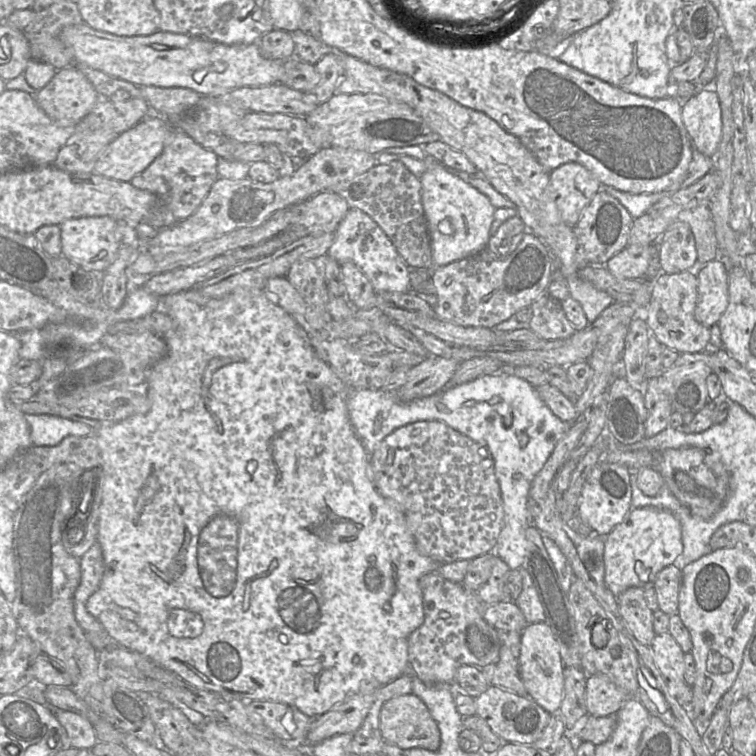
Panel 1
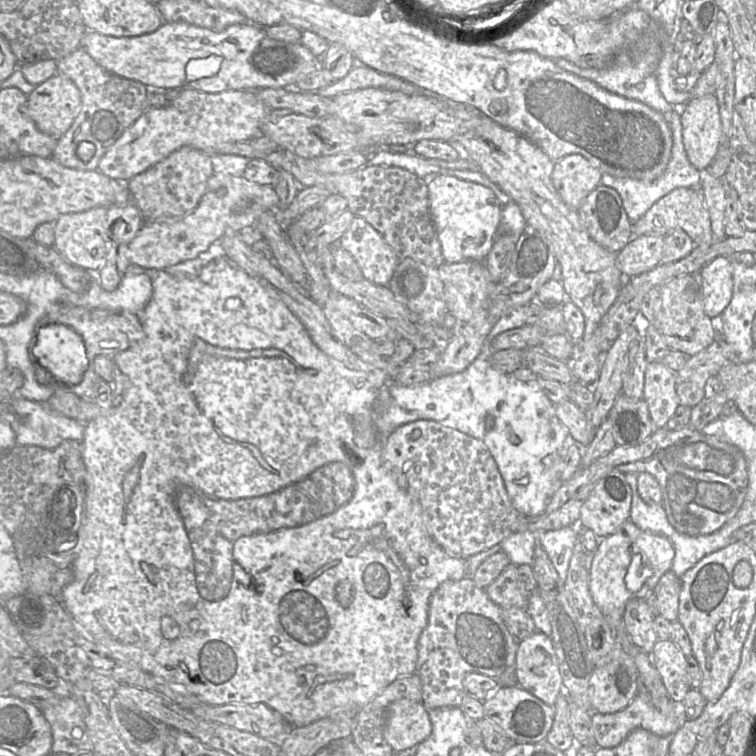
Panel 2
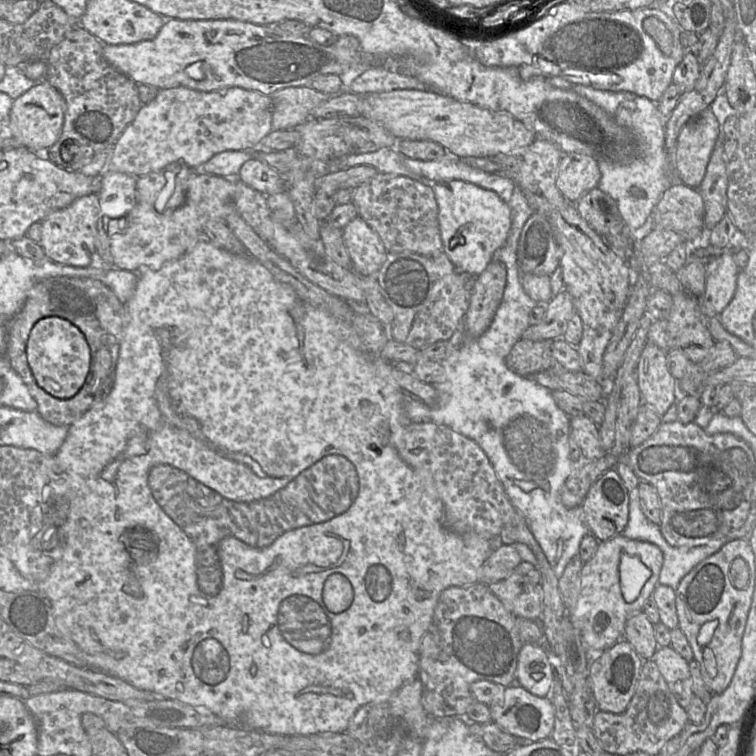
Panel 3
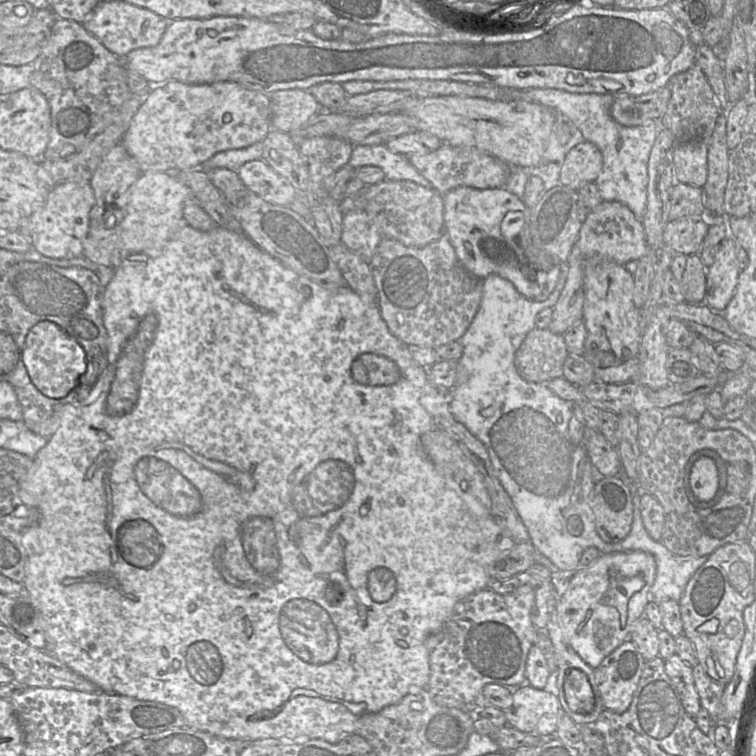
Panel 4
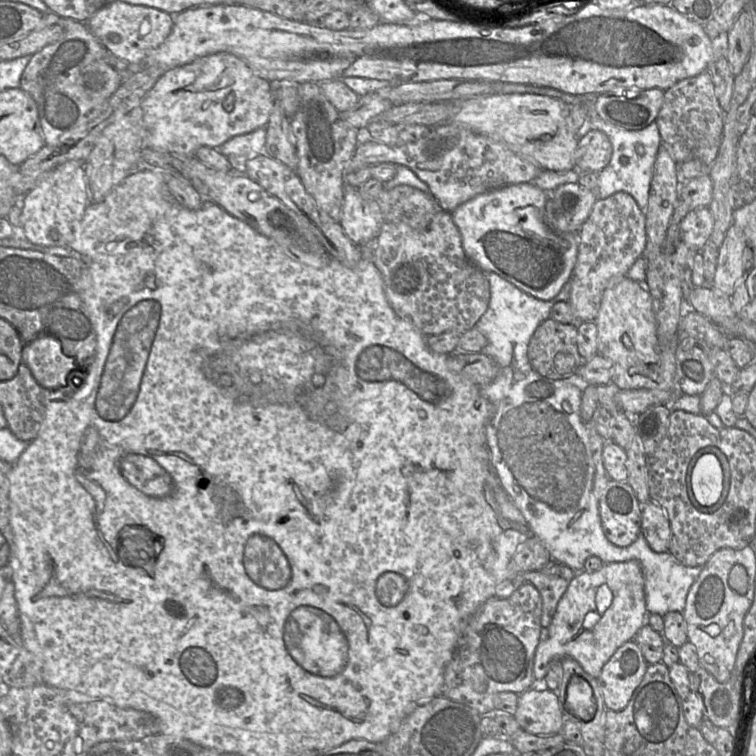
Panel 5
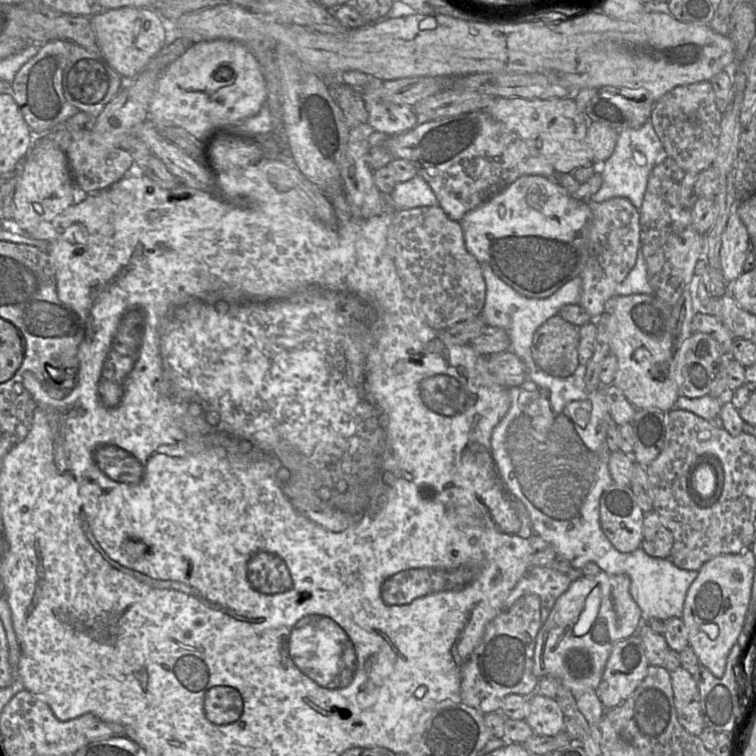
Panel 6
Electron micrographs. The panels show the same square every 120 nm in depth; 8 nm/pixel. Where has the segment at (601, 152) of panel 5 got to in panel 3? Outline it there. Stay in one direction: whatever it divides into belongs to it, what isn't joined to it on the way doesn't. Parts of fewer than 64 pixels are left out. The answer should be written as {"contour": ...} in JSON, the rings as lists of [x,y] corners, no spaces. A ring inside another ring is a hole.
{"contour":[[[563,153],[558,167],[556,186],[570,202],[577,202],[585,193],[598,186],[601,171],[597,158],[583,153]]]}

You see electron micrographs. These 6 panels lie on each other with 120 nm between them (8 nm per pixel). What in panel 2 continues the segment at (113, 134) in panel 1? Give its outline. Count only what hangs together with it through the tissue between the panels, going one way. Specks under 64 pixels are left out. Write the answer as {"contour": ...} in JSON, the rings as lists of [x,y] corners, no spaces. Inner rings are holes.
{"contour":[[[81,47],[57,61],[57,74],[74,82],[81,92],[82,103],[70,129],[57,140],[52,158],[64,167],[97,170],[107,149],[149,108],[147,87],[138,81],[108,72]],[[83,141],[95,146],[94,155],[88,161],[81,160],[77,155],[78,145]]]}

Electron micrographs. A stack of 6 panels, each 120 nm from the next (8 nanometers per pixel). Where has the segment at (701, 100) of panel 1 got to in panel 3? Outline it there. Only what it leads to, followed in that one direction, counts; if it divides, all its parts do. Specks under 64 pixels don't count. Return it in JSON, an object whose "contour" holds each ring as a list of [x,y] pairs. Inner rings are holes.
{"contour":[[[710,107],[682,127],[673,151],[673,171],[681,183],[699,188],[719,131],[719,122]]]}

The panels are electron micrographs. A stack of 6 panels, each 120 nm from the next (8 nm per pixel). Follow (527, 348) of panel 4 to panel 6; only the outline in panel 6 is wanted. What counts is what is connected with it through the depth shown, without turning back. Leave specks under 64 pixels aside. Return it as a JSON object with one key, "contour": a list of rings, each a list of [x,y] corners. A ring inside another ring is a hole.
{"contour":[[[555,315],[535,332],[532,356],[539,368],[547,374],[566,378],[579,367],[580,327]]]}

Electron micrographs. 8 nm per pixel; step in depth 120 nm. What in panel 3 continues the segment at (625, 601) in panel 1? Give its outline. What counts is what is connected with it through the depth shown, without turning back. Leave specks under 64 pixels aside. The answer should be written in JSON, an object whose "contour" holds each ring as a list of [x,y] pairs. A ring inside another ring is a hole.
{"contour":[[[643,611],[628,618],[625,624],[624,638],[643,660],[652,659],[658,649],[654,625]]]}

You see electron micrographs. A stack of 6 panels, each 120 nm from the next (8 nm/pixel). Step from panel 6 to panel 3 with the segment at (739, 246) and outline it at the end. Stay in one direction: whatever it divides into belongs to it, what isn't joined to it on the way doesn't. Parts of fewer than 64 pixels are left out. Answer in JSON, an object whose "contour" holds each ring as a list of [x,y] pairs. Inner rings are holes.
{"contour":[[[724,253],[706,264],[706,287],[698,299],[705,317],[719,317],[731,302],[739,271],[733,253]]]}

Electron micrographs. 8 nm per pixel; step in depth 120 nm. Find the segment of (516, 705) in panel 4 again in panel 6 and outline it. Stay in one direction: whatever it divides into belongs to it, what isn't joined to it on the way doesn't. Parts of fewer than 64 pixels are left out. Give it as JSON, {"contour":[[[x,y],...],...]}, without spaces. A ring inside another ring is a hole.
{"contour":[[[541,694],[529,697],[529,715],[526,722],[534,735],[555,736],[565,731],[566,717],[554,698]]]}

